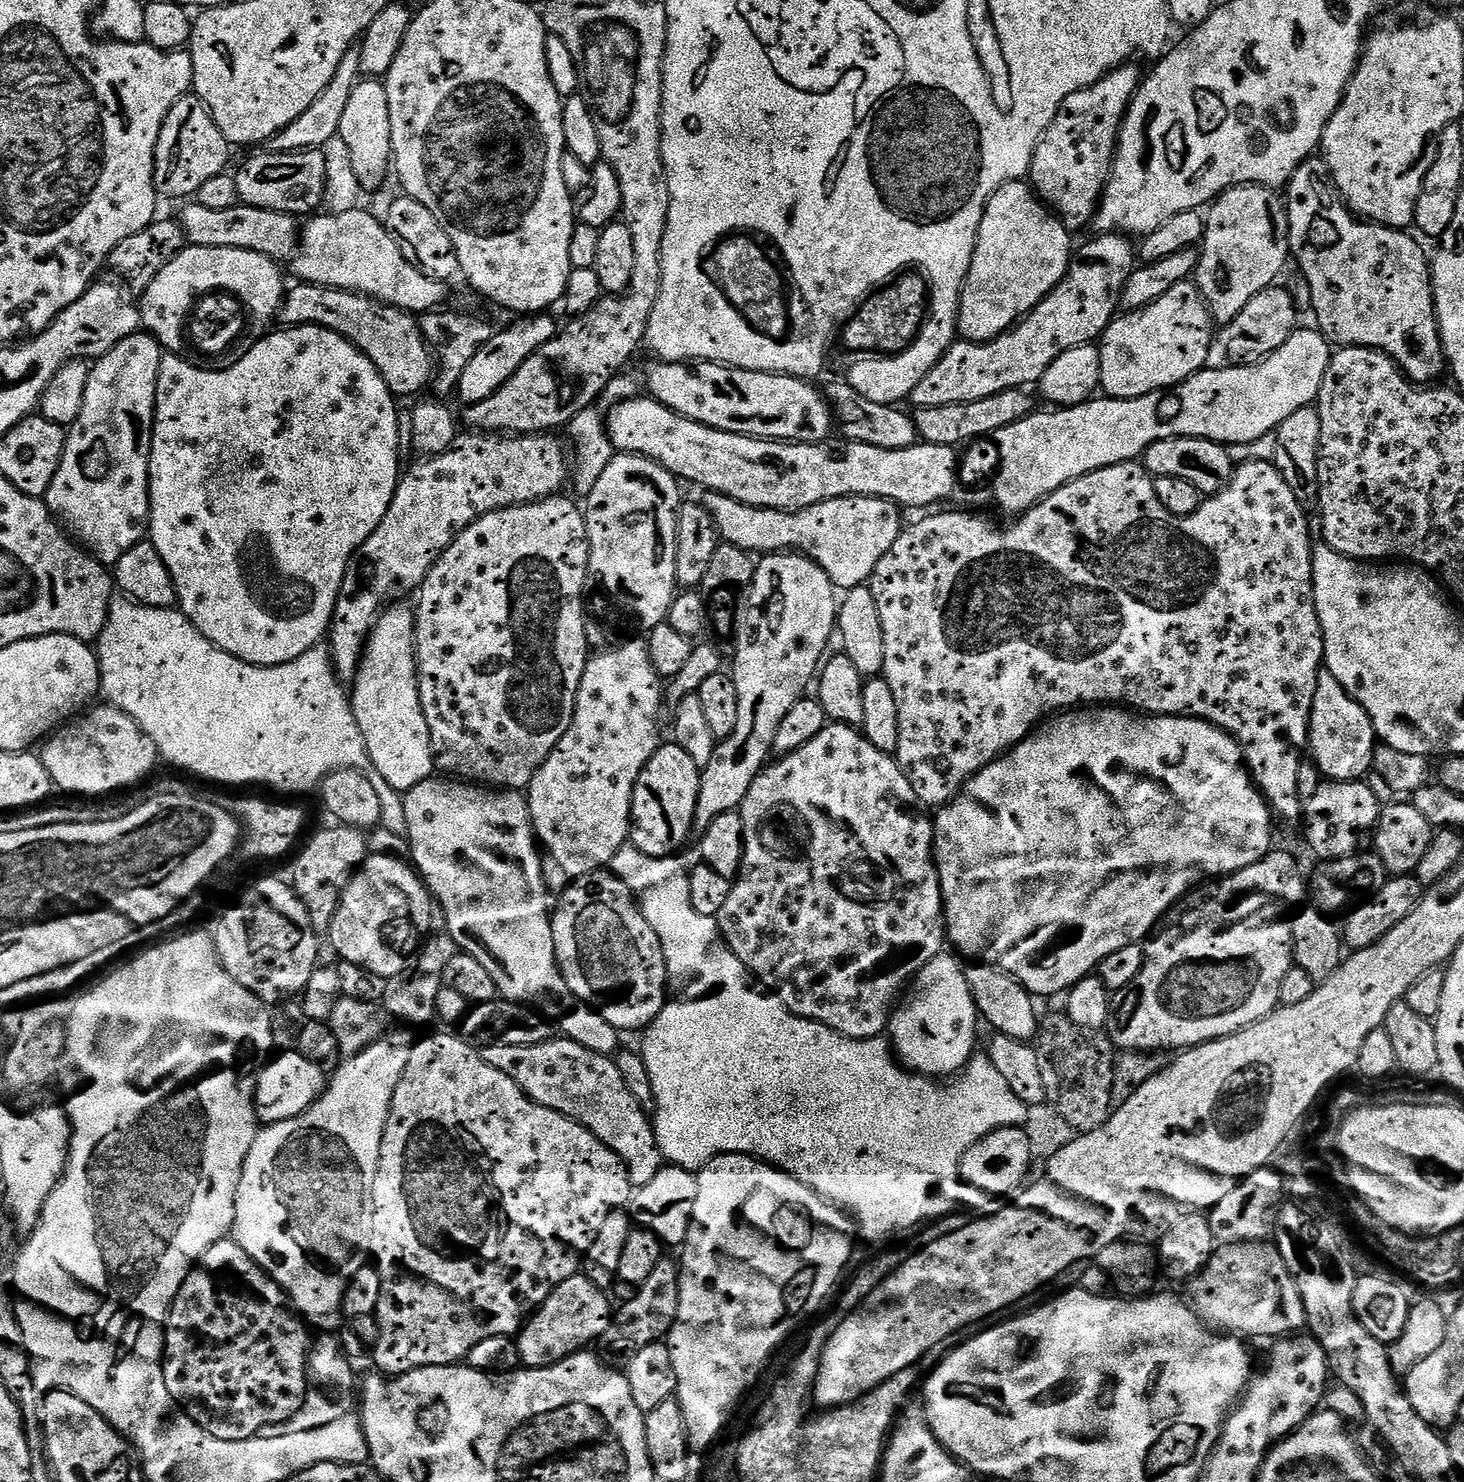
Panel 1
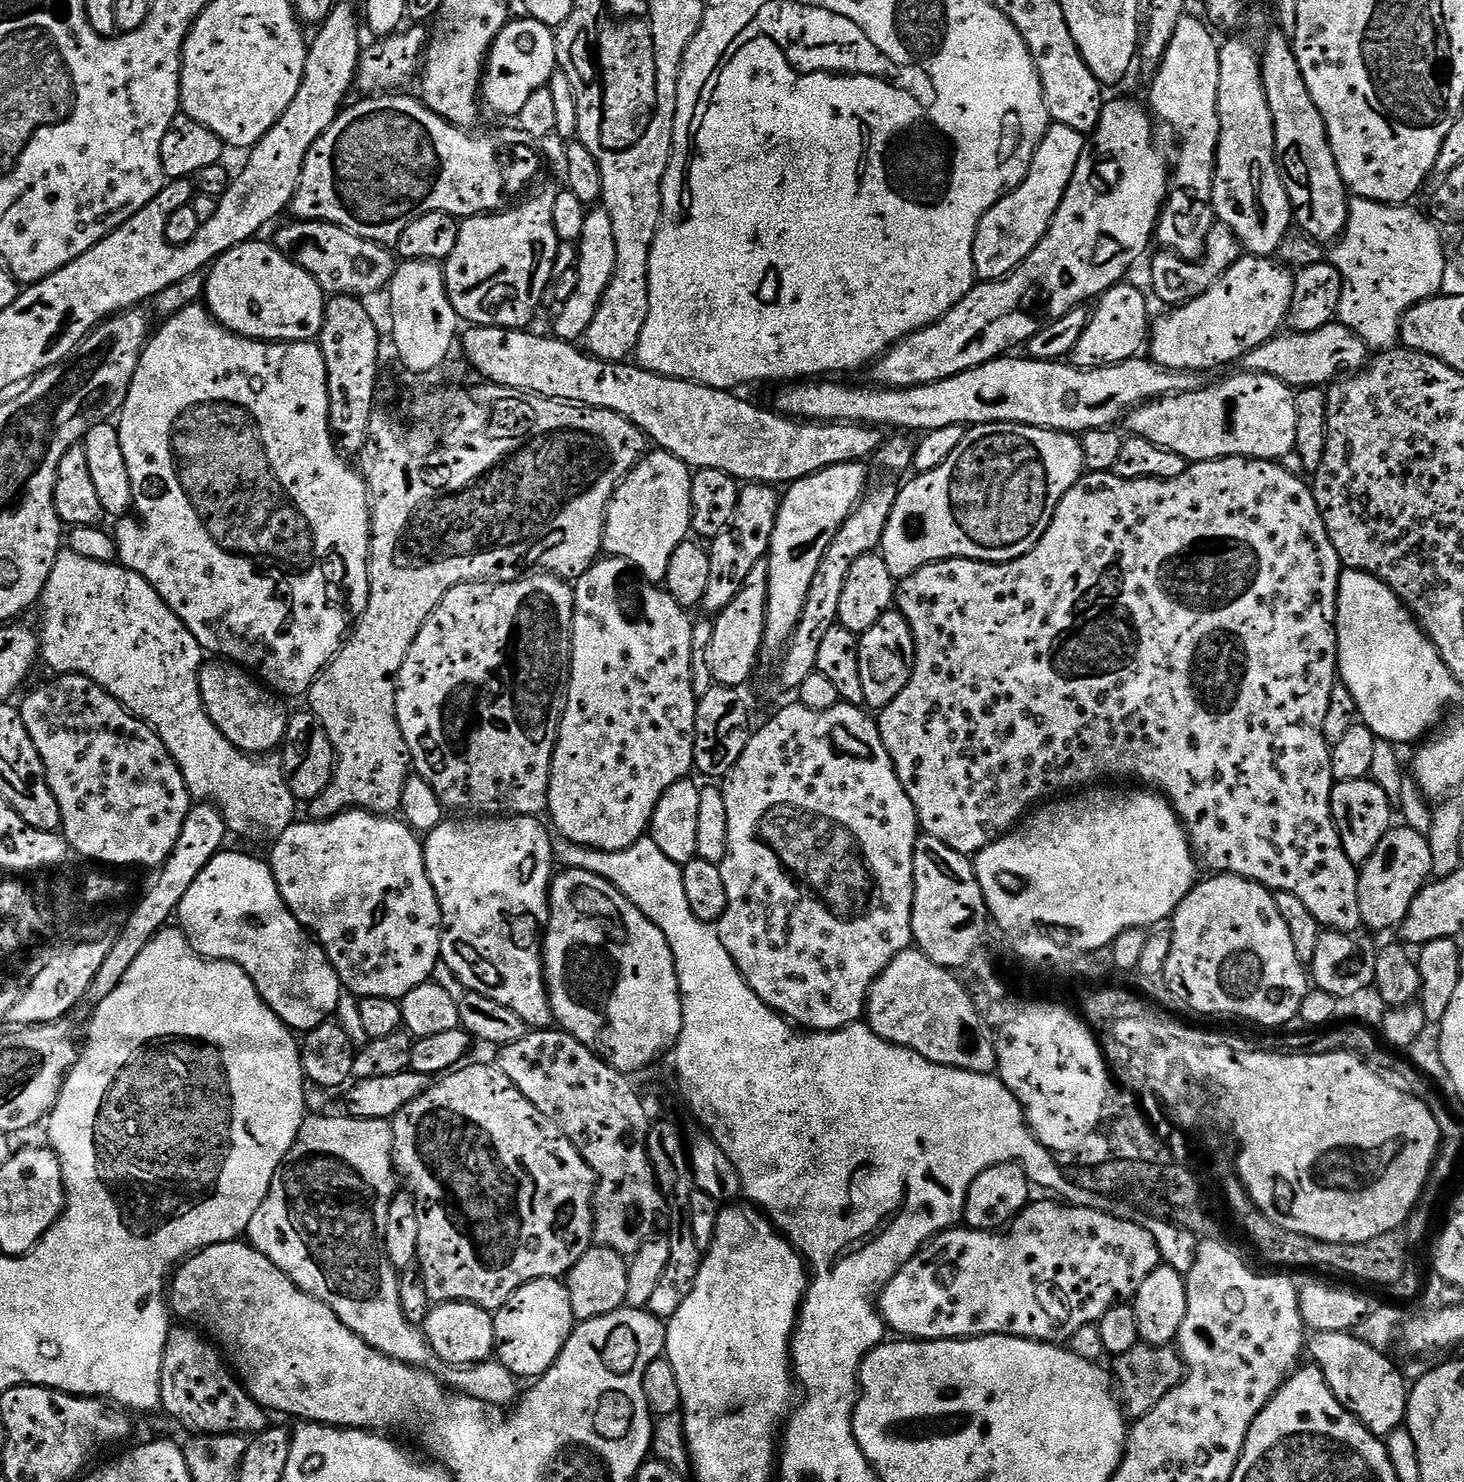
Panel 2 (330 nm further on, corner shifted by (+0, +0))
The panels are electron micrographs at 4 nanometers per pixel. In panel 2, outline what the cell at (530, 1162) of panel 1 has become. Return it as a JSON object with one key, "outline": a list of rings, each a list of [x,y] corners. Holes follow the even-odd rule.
{"outline":[[[468,1064],[457,1066],[451,1072],[445,1072],[429,1086],[420,1096],[414,1098],[390,1121],[390,1135],[392,1138],[392,1162],[395,1171],[405,1180],[407,1191],[411,1192],[416,1203],[416,1217],[418,1218],[418,1254],[416,1259],[420,1269],[420,1277],[424,1280],[426,1294],[433,1305],[445,1304],[457,1300],[485,1308],[490,1313],[496,1313],[502,1305],[517,1292],[523,1284],[532,1280],[555,1280],[567,1277],[568,1271],[576,1265],[578,1258],[586,1254],[588,1248],[593,1247],[592,1234],[592,1194],[596,1191],[596,1175],[582,1158],[582,1154],[546,1118],[546,1114],[539,1112],[502,1074],[502,1070],[495,1064]]]}

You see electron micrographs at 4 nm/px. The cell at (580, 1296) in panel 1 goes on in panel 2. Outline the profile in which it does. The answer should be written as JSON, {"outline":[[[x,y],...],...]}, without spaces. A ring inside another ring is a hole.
{"outline":[[[532,1280],[529,1284],[523,1284],[521,1288],[506,1301],[502,1307],[494,1313],[496,1321],[496,1346],[495,1355],[498,1363],[506,1370],[510,1370],[513,1376],[523,1378],[532,1376],[539,1378],[550,1370],[550,1366],[558,1358],[558,1354],[566,1346],[574,1327],[574,1317],[570,1306],[570,1294],[567,1283],[555,1280]]]}

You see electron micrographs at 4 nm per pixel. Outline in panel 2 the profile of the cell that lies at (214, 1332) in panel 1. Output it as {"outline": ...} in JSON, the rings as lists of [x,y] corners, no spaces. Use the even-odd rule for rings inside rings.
{"outline":[[[169,1327],[162,1354],[160,1402],[163,1411],[168,1411],[188,1434],[202,1432],[255,1434],[269,1427],[269,1413],[264,1405],[244,1389],[243,1384],[234,1375],[233,1369],[226,1363],[225,1357],[218,1351],[217,1345],[207,1339],[204,1341],[192,1329],[195,1327],[180,1327],[184,1328]]]}

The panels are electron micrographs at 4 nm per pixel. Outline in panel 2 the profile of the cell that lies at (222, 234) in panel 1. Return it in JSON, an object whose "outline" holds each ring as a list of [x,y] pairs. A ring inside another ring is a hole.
{"outline":[[[293,219],[291,223],[277,230],[275,246],[283,256],[289,256],[295,264],[302,266],[302,270],[311,274],[325,294],[361,298],[383,289],[391,280],[394,256],[385,245],[364,240],[342,226],[327,224],[324,220]]]}

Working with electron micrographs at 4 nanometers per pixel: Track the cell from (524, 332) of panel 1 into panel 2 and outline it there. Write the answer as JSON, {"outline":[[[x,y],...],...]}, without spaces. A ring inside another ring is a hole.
{"outline":[[[602,206],[591,209],[582,226],[582,234],[578,241],[580,261],[574,264],[576,270],[576,289],[564,304],[559,305],[556,316],[554,335],[557,340],[580,342],[587,337],[590,322],[594,322],[594,314],[602,302],[602,294],[606,294],[606,286],[614,274],[616,251],[614,250],[614,226],[610,222],[610,214]]]}

